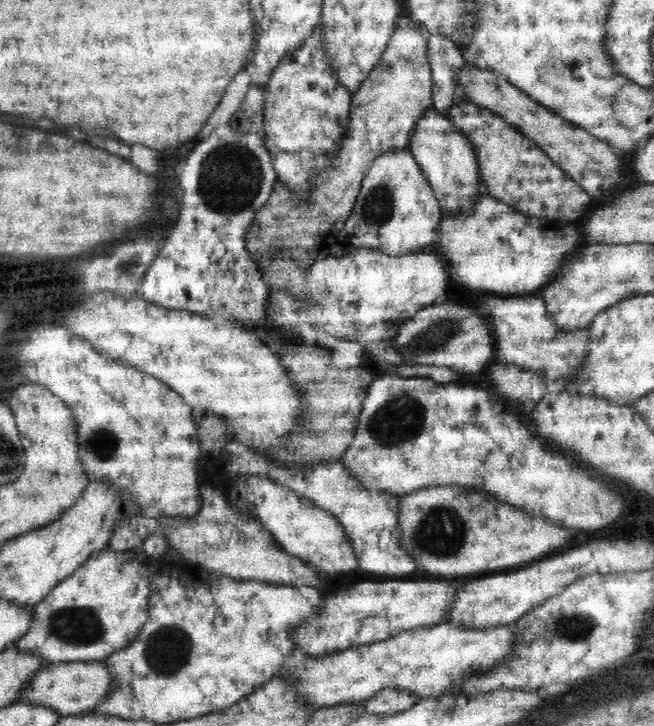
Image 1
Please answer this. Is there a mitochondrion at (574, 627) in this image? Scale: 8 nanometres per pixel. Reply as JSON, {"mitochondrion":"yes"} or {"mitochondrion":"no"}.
{"mitochondrion":"yes"}

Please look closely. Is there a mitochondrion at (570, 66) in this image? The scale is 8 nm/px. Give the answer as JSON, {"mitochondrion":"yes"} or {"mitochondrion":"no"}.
{"mitochondrion":"yes"}

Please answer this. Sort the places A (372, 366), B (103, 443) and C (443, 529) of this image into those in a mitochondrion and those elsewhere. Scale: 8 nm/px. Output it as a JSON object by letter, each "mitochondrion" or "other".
{"A":"other","B":"mitochondrion","C":"mitochondrion"}

